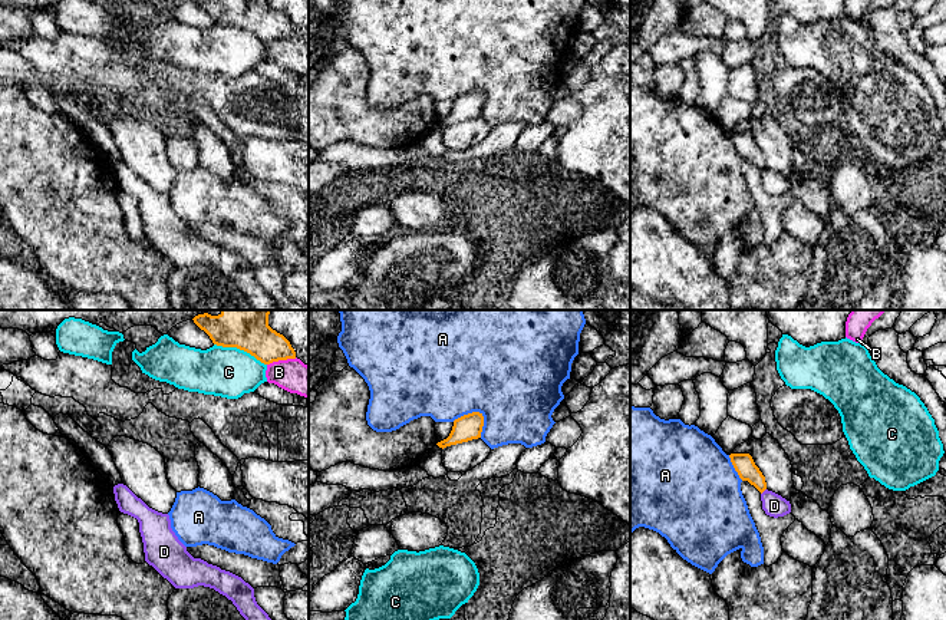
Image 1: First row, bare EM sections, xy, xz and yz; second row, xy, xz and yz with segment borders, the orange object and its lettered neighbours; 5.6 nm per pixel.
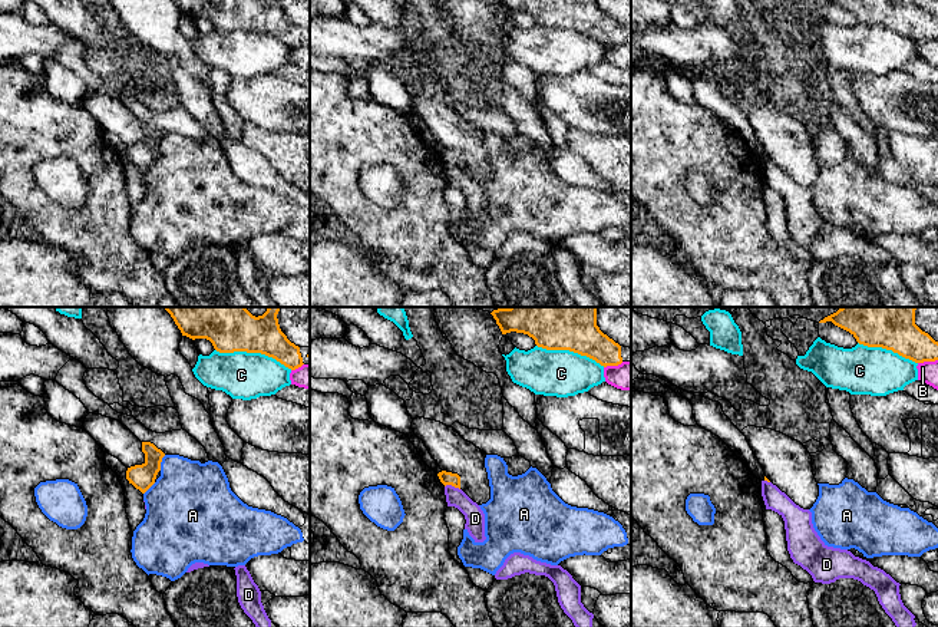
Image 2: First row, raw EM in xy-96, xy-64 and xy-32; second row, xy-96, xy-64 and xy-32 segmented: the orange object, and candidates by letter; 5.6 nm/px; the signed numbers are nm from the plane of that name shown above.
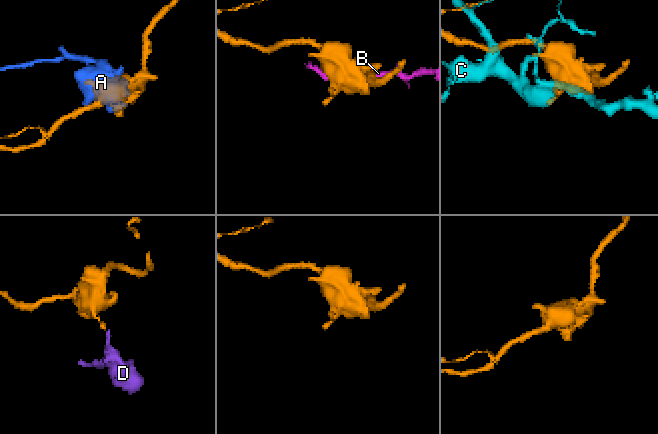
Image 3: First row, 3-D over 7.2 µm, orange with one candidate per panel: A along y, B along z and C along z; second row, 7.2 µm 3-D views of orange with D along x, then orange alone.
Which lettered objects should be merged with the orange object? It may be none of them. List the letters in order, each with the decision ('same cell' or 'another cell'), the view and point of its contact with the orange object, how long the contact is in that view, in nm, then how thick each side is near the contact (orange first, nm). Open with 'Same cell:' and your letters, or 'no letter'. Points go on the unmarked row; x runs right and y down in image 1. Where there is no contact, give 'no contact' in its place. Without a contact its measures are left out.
Same cell: no letter
A: another cell | xz (478, 91) | 190 nm | 140/500 nm
B: another cell | xy (282, 38) | 170 nm | 190/190 nm
C: another cell | xy (240, 27) | 320 nm | 190/280 nm
D: another cell | yz (764, 168) | 50 nm | 120/130 nm

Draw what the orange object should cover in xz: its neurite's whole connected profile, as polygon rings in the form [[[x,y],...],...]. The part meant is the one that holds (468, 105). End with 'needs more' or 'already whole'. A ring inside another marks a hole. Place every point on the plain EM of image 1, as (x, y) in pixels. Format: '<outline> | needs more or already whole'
[[[472,90],[472,92],[464,93],[454,99],[454,105],[449,115],[438,121],[436,123],[444,128],[451,123],[478,118],[481,116],[482,105],[484,105],[482,92]]] | already whole

